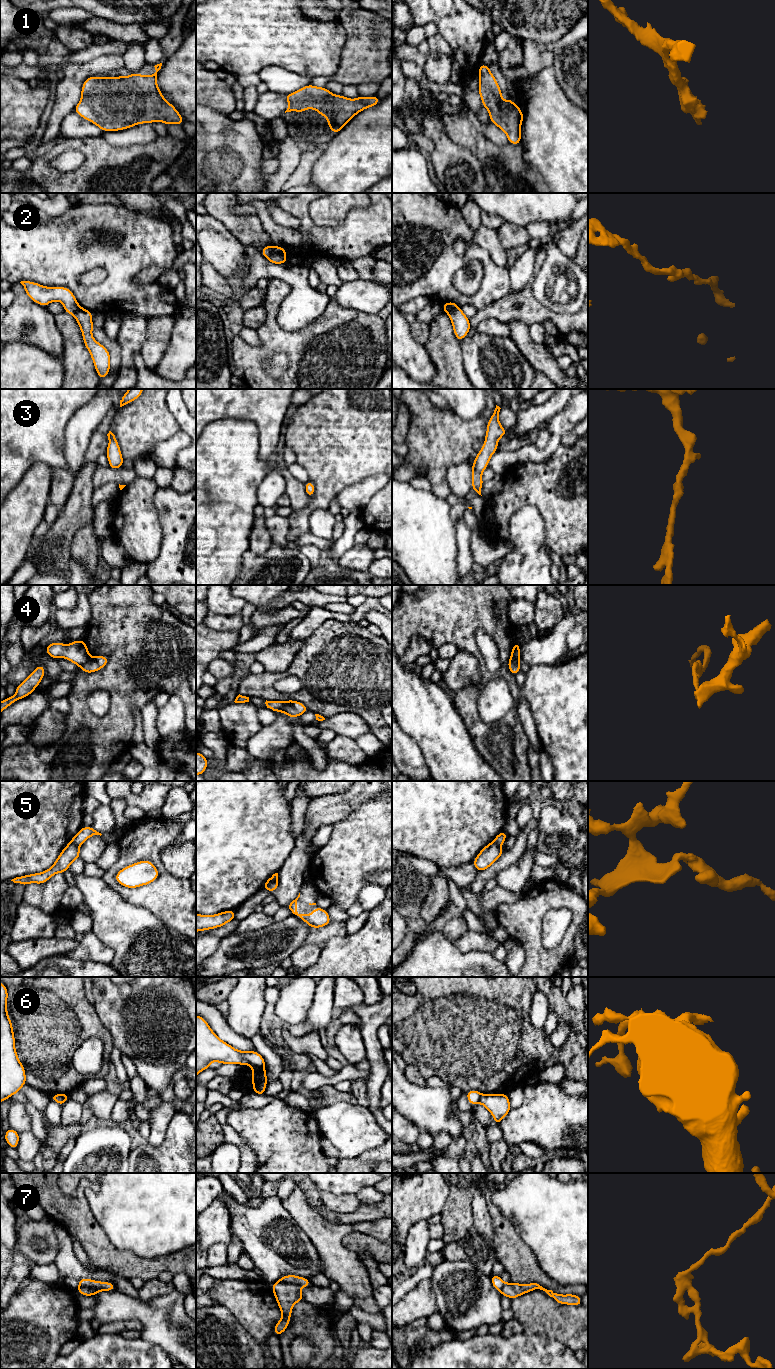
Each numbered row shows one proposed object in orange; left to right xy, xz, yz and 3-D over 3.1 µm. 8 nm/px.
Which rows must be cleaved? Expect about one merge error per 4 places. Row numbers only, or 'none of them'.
2, 4, 5, 6, 7

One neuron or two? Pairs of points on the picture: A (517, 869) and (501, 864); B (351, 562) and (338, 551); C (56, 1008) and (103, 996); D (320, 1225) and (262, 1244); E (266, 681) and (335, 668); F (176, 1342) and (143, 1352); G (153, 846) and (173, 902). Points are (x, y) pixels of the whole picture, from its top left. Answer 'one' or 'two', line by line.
A: two
B: two
C: two
D: two
E: one
F: two
G: one

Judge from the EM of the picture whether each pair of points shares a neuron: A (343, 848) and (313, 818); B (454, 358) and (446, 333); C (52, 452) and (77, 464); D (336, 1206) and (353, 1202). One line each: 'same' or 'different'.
A: different
B: same
C: different
D: same

